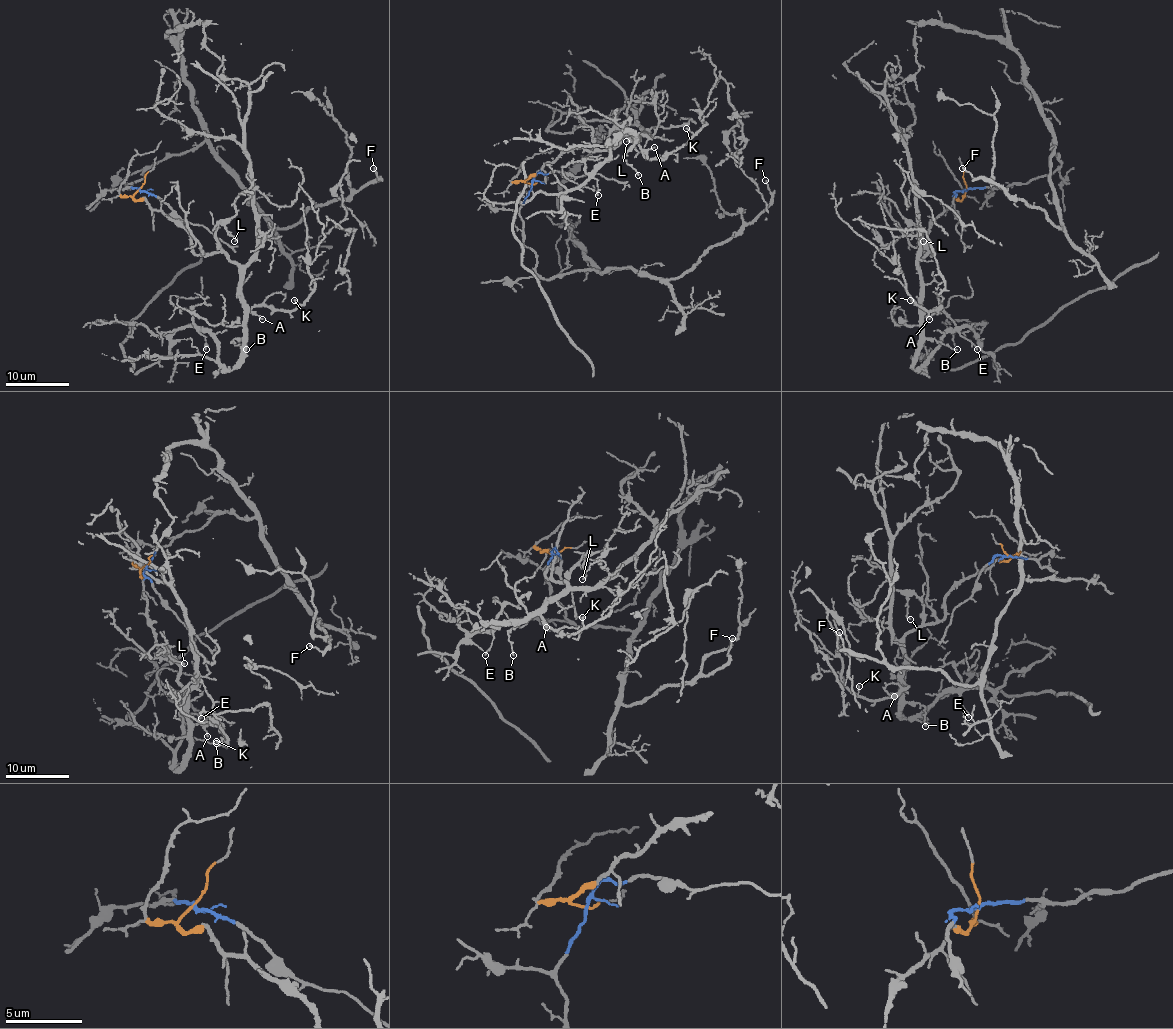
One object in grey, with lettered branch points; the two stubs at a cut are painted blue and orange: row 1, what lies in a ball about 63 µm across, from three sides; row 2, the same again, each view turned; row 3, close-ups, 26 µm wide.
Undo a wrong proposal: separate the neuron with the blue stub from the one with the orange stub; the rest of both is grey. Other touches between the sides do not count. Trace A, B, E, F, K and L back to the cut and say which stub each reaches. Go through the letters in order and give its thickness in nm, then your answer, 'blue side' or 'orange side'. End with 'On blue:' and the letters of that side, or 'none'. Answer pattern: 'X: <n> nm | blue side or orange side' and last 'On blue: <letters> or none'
A: 130 nm | orange side
B: 110 nm | orange side
E: 110 nm | orange side
F: 160 nm | blue side
K: 140 nm | orange side
L: 130 nm | orange side
On blue: F

